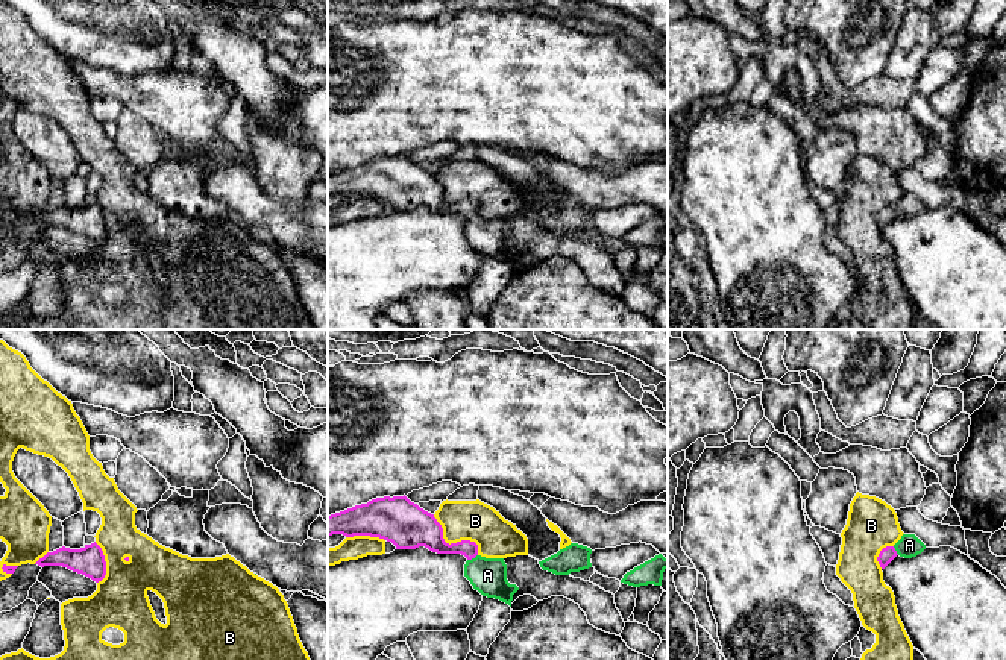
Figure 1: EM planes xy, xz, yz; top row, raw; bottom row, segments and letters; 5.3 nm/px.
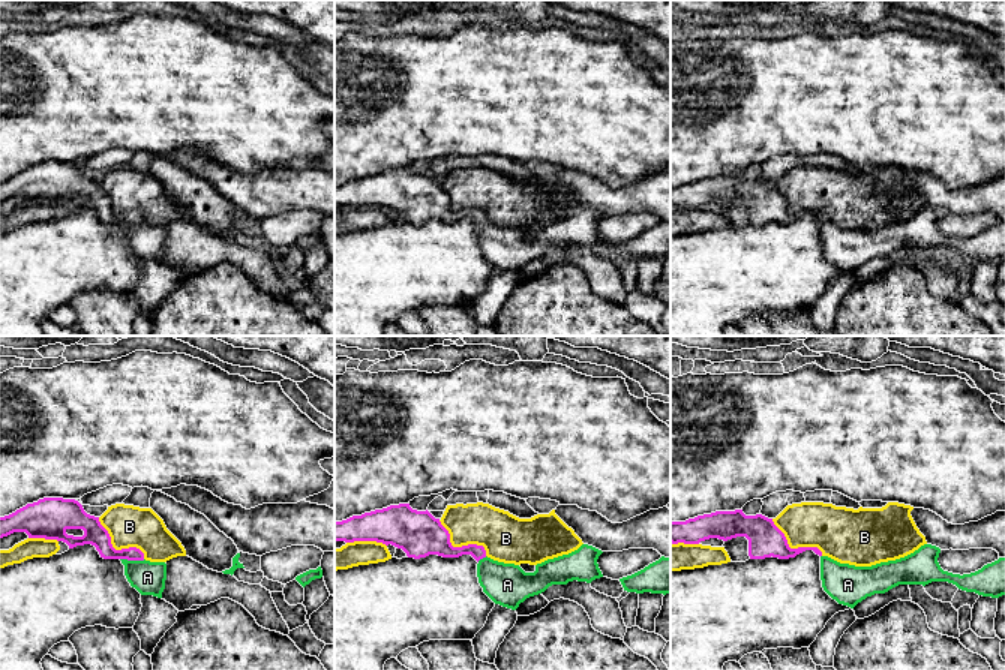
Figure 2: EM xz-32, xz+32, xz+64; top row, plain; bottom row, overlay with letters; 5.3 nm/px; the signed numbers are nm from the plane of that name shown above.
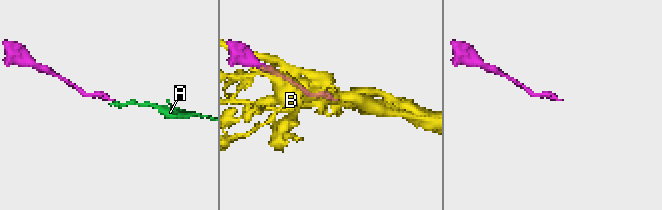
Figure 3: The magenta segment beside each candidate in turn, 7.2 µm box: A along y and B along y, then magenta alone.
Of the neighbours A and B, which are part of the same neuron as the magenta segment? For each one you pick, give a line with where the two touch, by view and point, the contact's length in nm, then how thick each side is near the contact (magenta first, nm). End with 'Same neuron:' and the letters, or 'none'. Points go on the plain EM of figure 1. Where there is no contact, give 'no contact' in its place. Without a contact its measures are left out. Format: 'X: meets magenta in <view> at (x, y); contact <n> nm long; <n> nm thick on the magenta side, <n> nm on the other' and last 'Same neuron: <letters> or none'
A: meets magenta in xz at (472, 217); contact 70 nm long; 130 nm thick on the magenta side, 190 nm on the other
Same neuron: A

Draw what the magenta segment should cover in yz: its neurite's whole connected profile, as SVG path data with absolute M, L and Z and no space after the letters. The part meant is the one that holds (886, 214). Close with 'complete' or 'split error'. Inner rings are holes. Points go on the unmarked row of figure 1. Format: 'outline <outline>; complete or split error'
outline M903 194L894 206L880 211L877 222L885 229L897 215L912 218L921 214L926 205L915 194Z; split error

